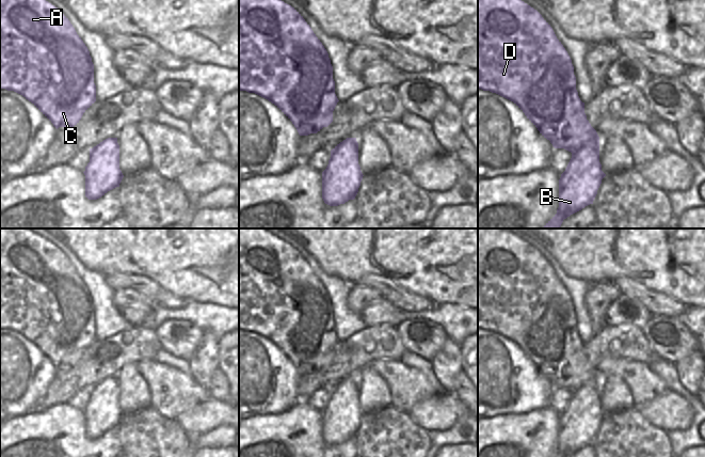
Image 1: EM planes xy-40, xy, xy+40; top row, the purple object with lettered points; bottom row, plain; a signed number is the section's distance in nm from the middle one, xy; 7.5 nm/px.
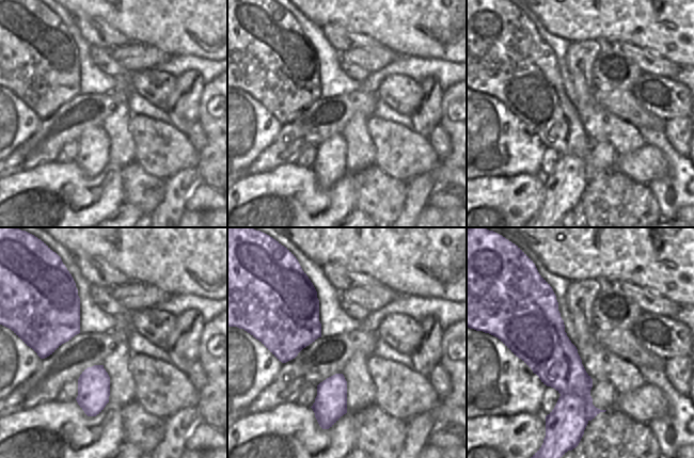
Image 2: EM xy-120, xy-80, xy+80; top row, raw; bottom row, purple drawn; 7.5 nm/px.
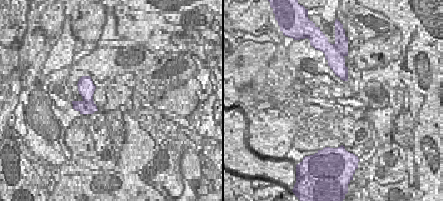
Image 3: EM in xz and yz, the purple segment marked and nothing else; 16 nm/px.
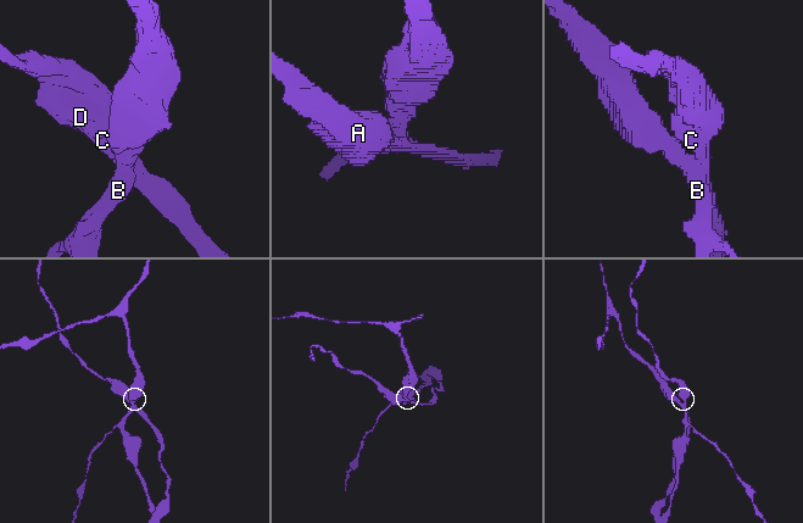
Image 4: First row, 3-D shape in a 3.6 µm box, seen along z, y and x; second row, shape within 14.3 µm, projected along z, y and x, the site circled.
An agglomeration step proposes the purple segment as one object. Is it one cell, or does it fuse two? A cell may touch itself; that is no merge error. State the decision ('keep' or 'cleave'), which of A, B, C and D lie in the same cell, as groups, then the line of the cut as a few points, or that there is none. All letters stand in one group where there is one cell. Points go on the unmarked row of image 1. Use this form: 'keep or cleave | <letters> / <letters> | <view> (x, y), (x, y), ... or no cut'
cleave | A C D / B | xy+40 (598, 382), (588, 382), (572, 392)

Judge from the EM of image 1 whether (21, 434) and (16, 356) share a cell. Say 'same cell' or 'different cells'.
different cells

